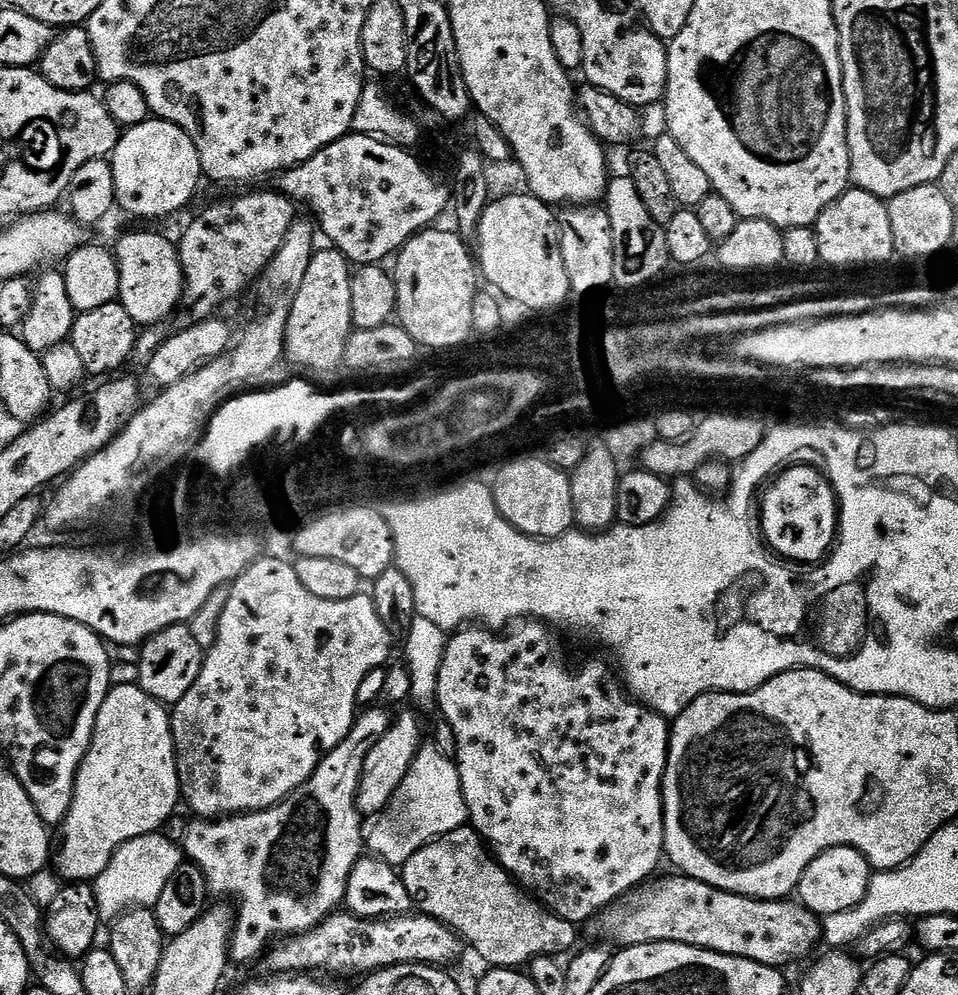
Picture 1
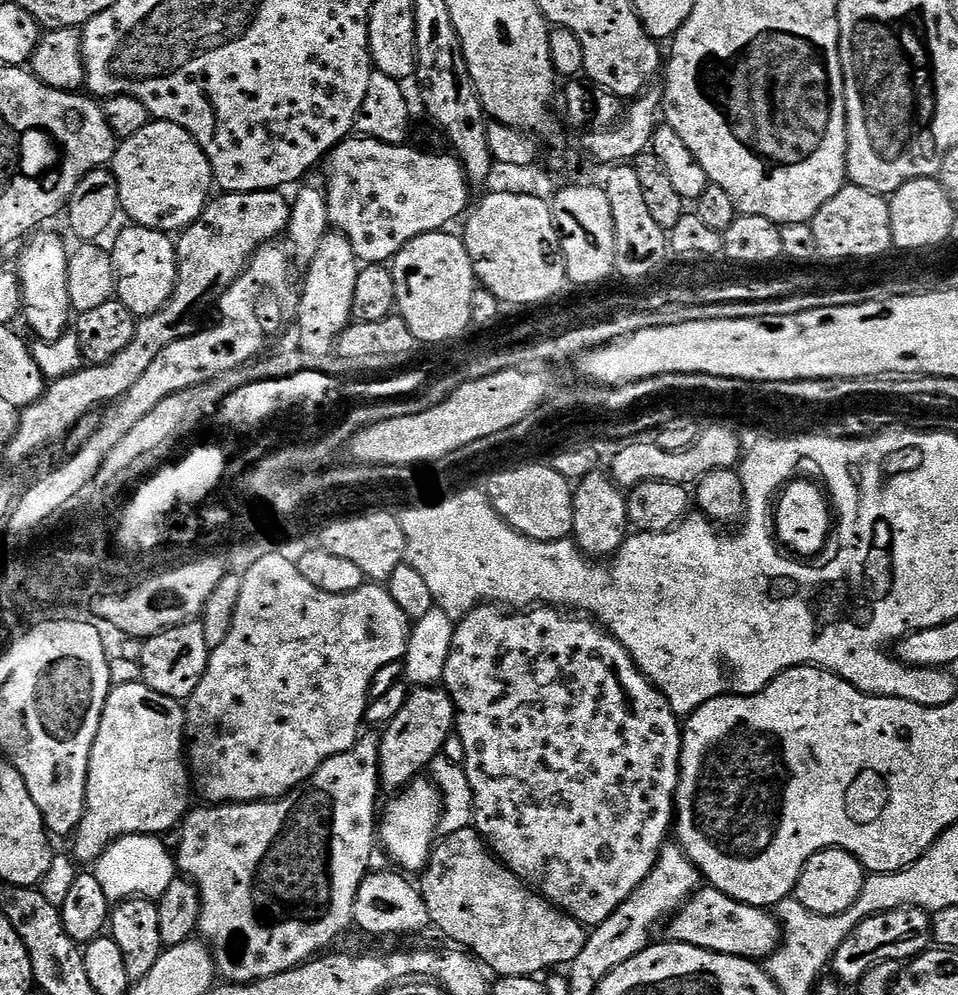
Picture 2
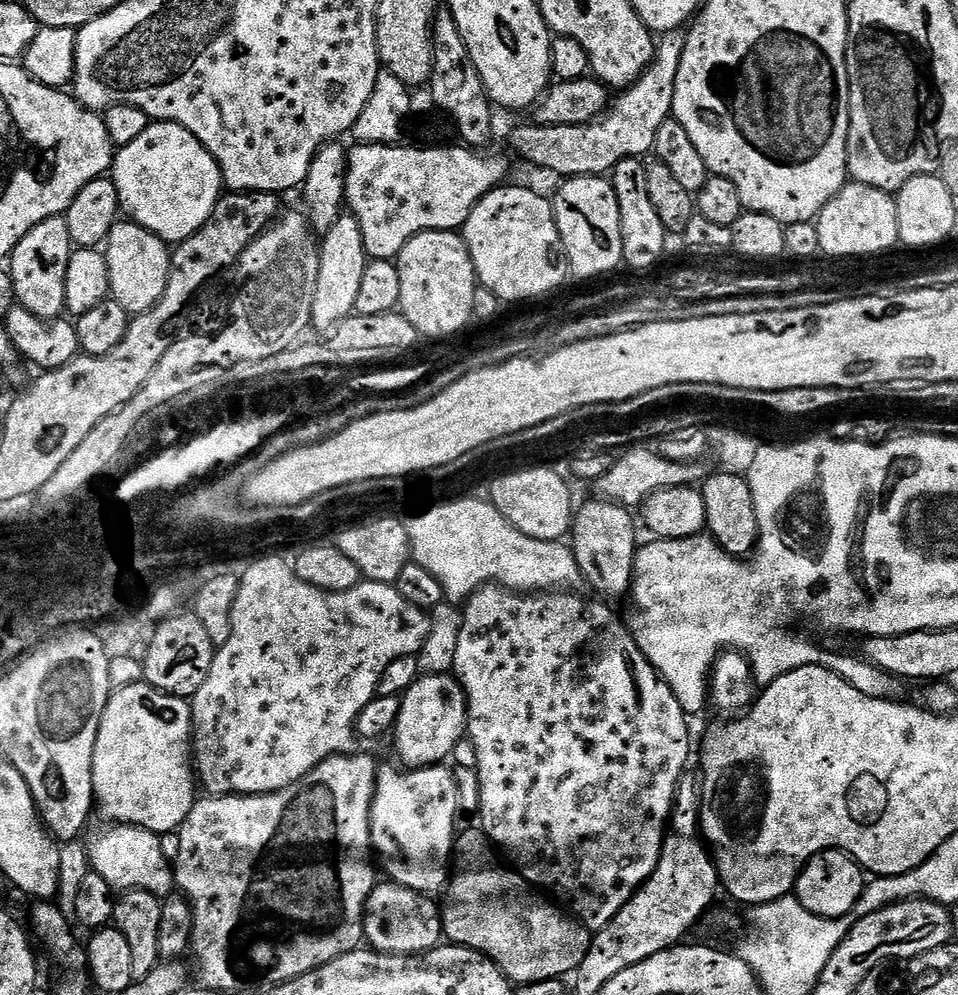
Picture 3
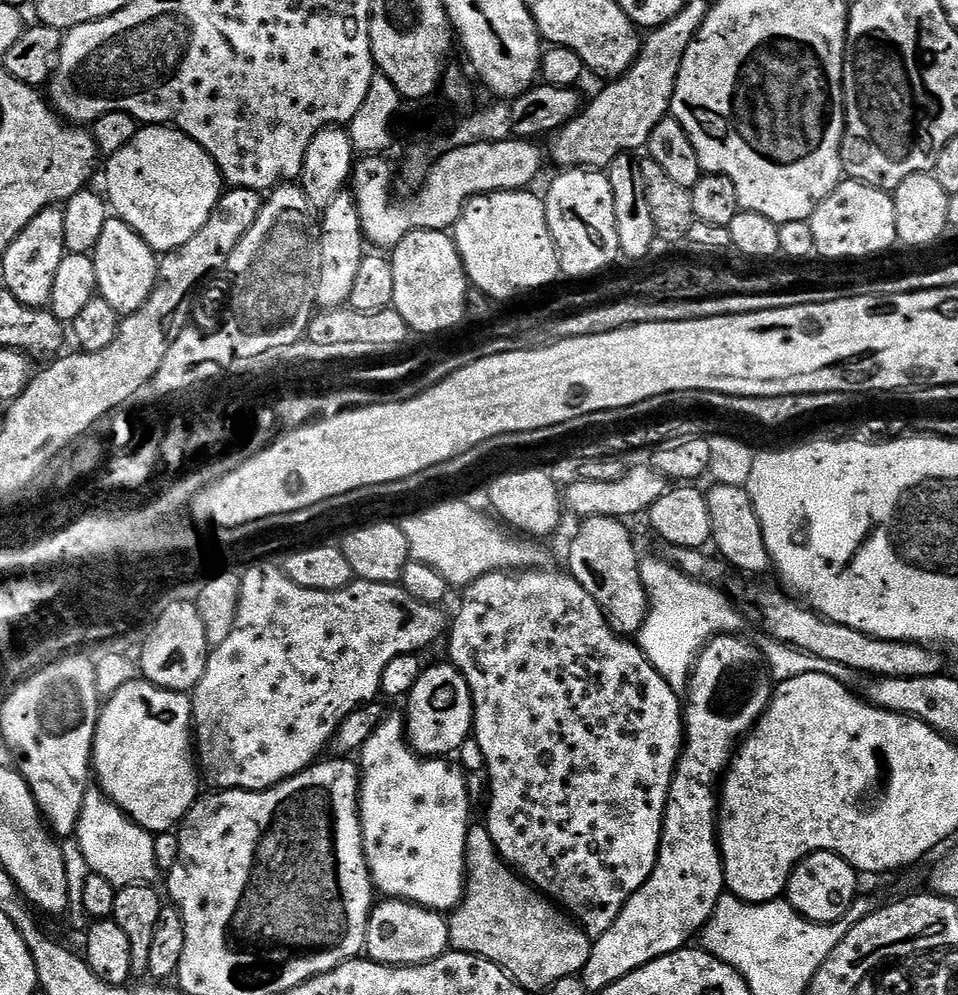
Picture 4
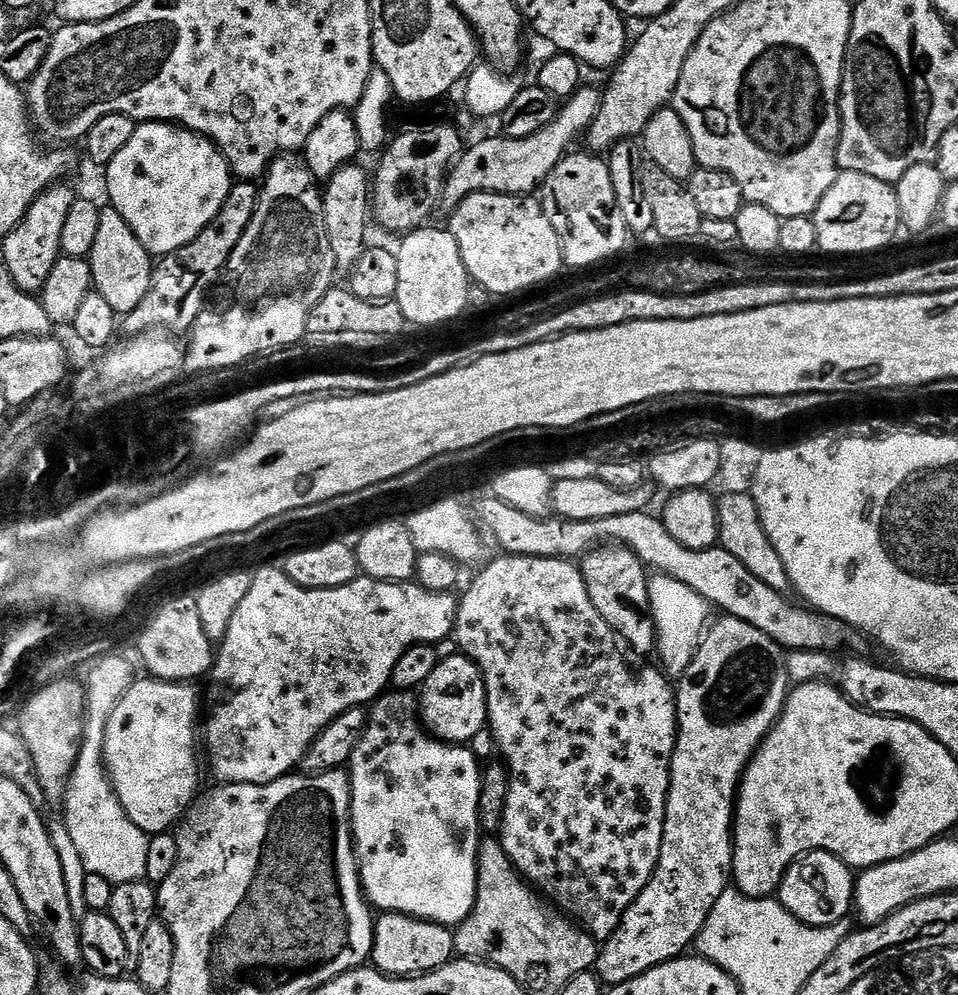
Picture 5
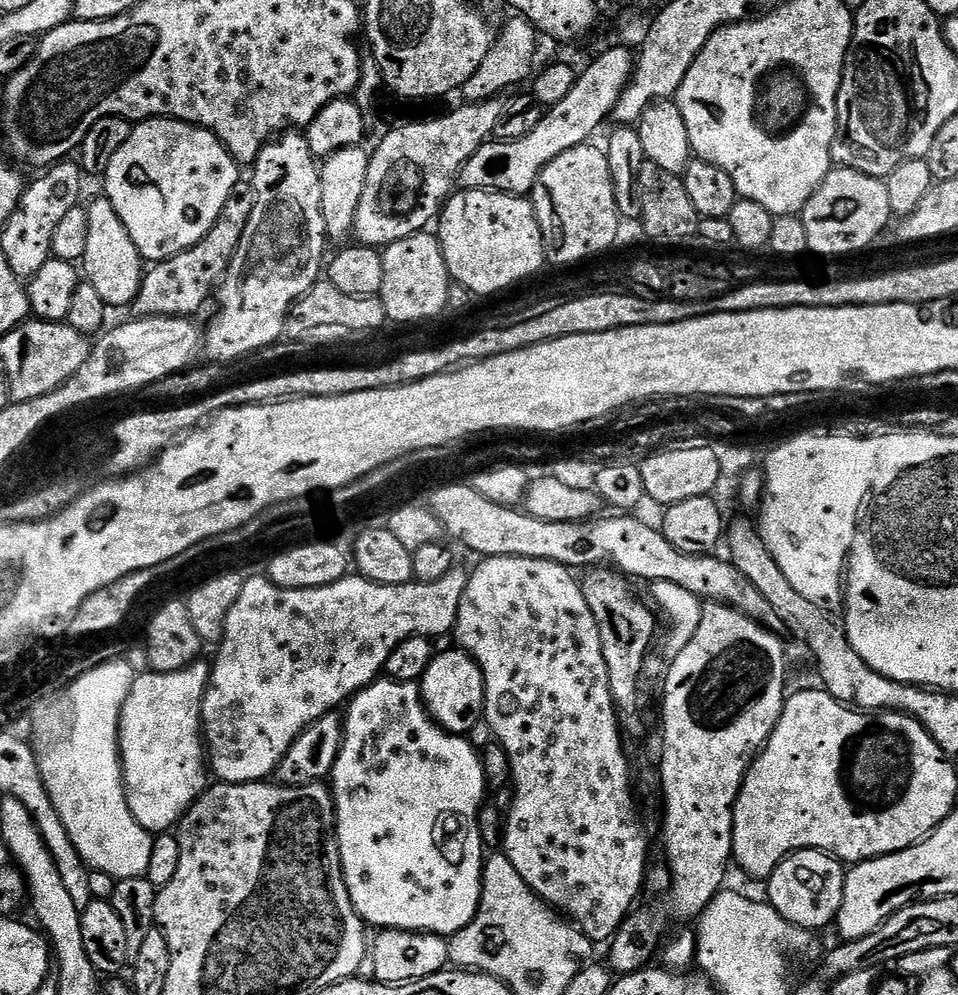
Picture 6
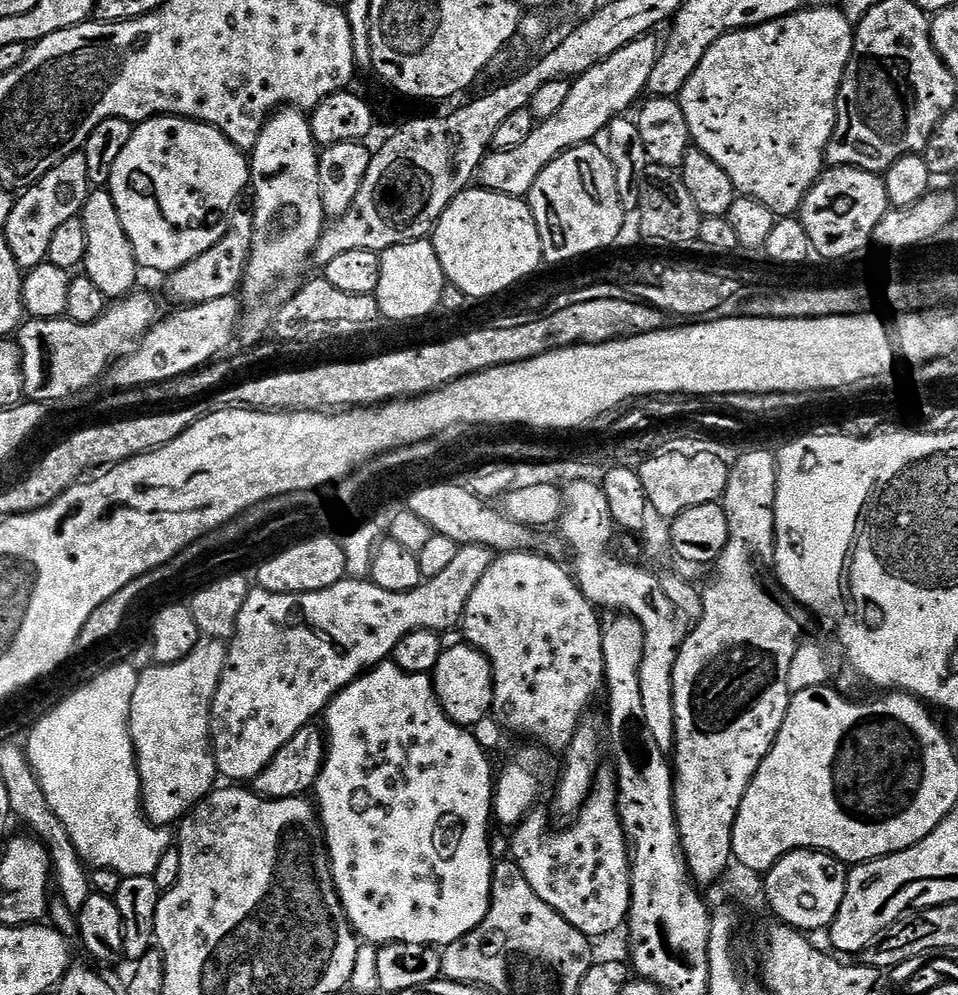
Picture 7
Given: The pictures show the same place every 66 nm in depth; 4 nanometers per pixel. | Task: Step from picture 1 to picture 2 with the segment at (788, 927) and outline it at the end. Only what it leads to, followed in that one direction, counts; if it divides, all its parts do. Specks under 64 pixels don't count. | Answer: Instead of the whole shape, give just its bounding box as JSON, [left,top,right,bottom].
[667,886,782,962]

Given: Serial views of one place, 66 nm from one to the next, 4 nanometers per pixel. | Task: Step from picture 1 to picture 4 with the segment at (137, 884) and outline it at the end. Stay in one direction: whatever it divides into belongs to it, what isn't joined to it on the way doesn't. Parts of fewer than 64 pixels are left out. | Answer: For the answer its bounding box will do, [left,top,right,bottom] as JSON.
[74,790,160,889]

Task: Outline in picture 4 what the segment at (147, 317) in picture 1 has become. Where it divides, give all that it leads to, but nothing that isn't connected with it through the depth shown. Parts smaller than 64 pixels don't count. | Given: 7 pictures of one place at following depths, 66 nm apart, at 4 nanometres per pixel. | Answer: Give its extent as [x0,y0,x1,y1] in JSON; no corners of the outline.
[90,218,157,317]

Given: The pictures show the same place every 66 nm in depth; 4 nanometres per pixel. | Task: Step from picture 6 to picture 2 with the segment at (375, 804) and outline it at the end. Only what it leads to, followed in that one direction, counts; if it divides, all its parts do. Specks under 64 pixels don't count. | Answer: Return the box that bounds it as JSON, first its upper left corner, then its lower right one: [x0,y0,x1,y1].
[378,778,442,873]

